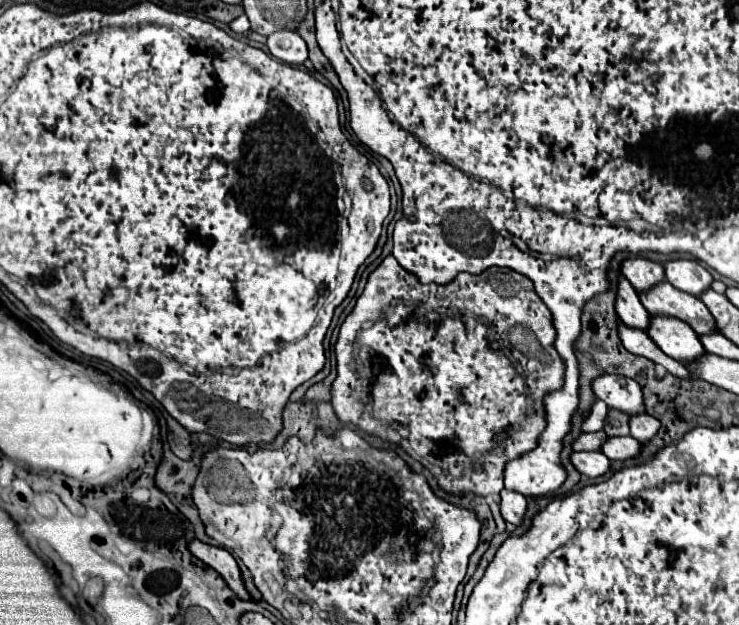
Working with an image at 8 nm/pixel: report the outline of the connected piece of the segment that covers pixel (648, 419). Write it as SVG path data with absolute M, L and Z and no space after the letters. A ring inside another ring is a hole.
M633 415L629 425L631 425L631 435L641 443L651 441L651 437L655 437L655 433L659 433L659 423L651 415Z

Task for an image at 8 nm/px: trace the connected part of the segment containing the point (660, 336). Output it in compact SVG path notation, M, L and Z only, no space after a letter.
M651 317L647 333L663 353L679 363L699 361L699 357L707 353L701 347L699 335L691 327L687 327L687 323L675 317Z

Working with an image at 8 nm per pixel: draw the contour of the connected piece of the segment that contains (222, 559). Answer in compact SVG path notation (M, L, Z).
M191 541L189 543L189 551L201 559L205 565L213 567L217 573L221 573L221 577L225 579L225 583L231 587L231 591L243 599L243 601L249 601L249 591L245 589L245 583L243 583L243 575L239 571L239 565L237 561L233 559L233 555L221 547L211 547L207 543L201 543L201 541Z

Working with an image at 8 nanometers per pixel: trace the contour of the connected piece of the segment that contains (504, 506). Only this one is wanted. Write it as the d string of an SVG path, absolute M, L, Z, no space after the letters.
M501 491L501 515L507 523L513 523L515 527L519 527L523 523L527 511L527 499L521 493L515 491Z

